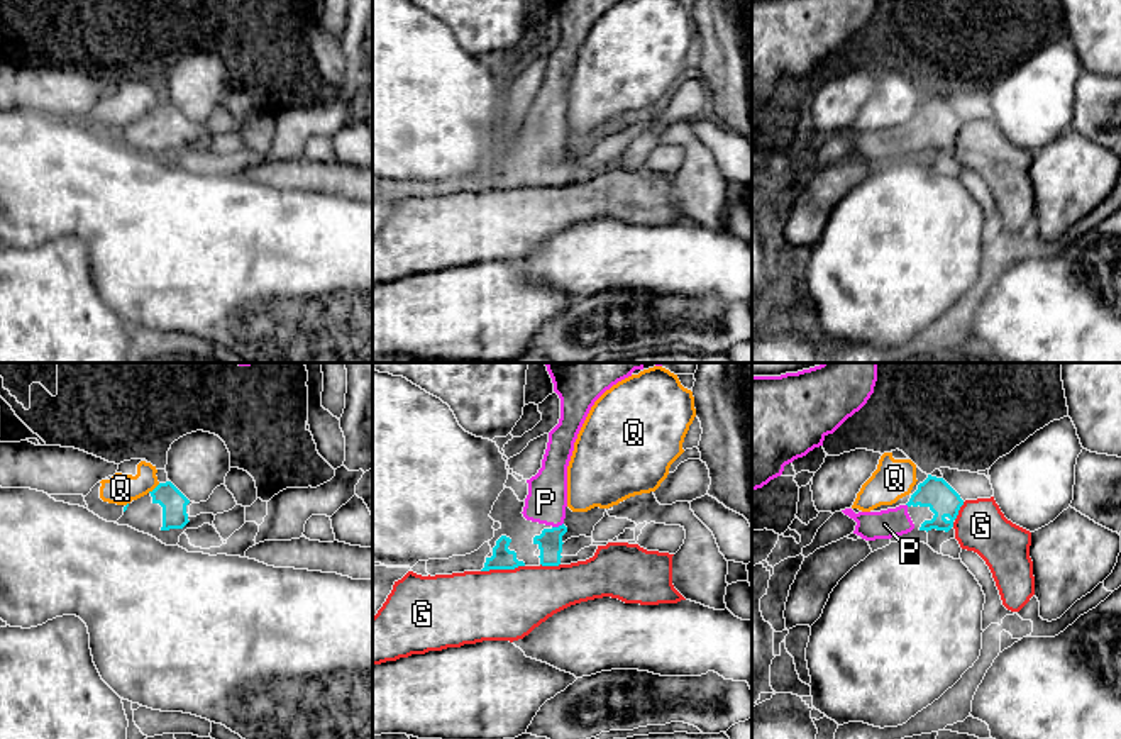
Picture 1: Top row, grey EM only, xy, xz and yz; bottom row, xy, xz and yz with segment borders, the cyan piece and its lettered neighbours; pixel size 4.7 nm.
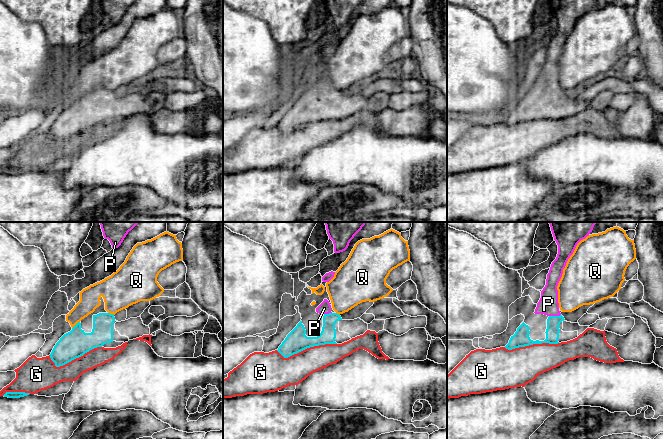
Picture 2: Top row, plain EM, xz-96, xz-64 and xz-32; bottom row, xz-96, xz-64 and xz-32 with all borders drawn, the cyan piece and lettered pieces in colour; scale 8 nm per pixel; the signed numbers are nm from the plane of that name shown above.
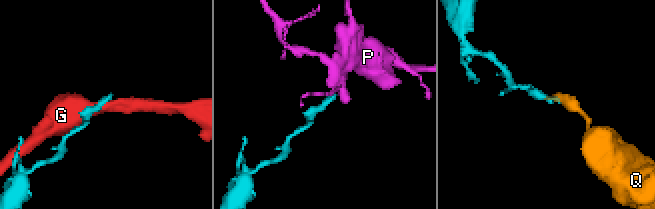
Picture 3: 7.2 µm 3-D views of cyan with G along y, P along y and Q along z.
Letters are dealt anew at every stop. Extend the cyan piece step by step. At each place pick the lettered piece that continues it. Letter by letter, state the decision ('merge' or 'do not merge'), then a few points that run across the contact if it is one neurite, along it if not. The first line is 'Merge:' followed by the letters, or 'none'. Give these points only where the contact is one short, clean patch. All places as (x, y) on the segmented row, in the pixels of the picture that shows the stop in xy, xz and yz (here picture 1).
Merge: P
G: do not merge
P: merge; line xz (549, 541), (559, 526), (546, 502)
Q: do not merge; line xy (160, 483), (148, 492)

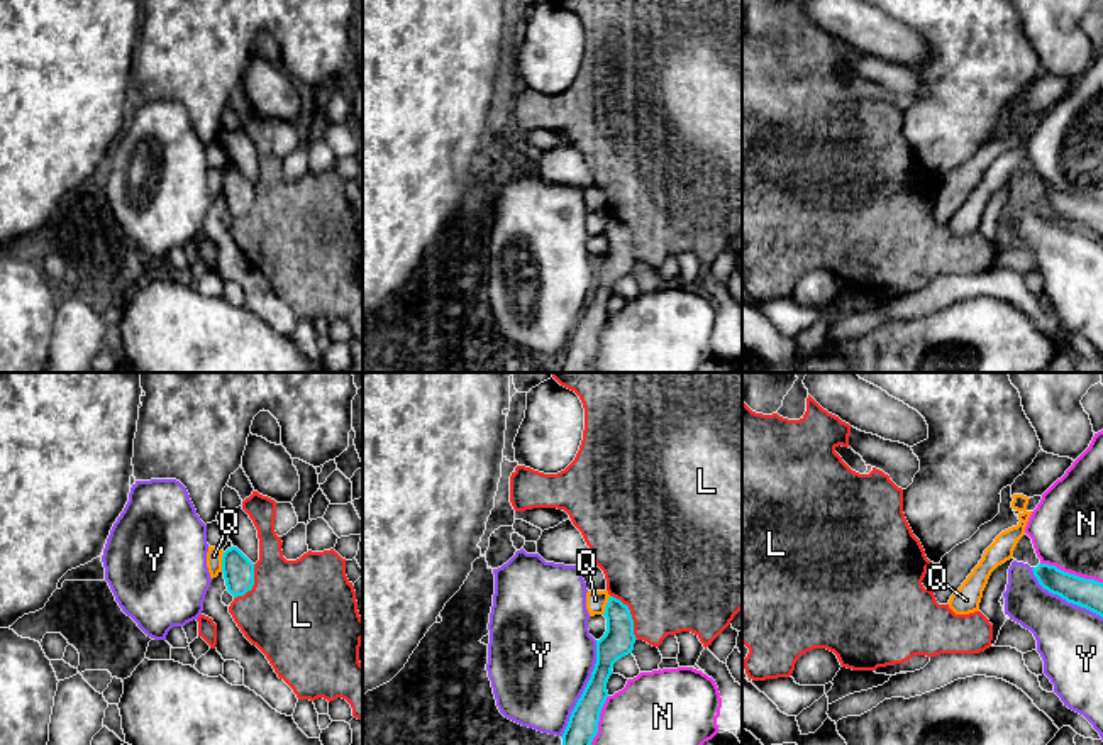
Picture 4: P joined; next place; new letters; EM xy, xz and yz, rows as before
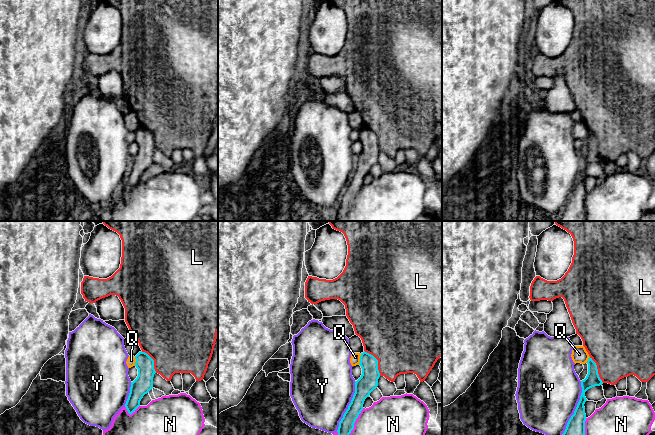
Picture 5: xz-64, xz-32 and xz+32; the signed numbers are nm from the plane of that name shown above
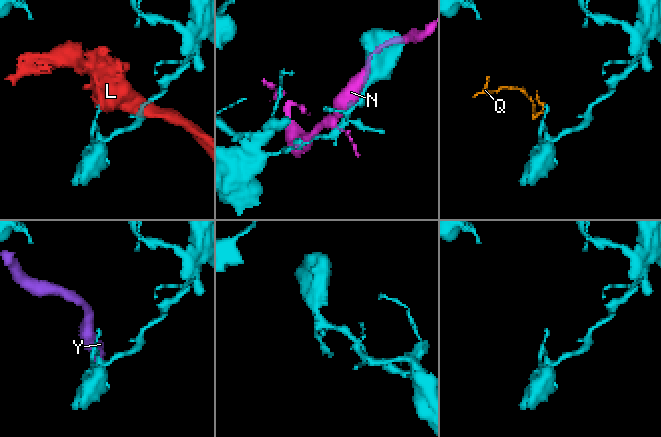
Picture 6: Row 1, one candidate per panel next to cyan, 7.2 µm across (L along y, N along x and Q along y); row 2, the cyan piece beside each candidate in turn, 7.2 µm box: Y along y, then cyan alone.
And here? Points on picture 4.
Merge: none
L: do not merge
N: do not merge
Q: do not merge; line xy (224, 552), (221, 571)
Y: do not merge

